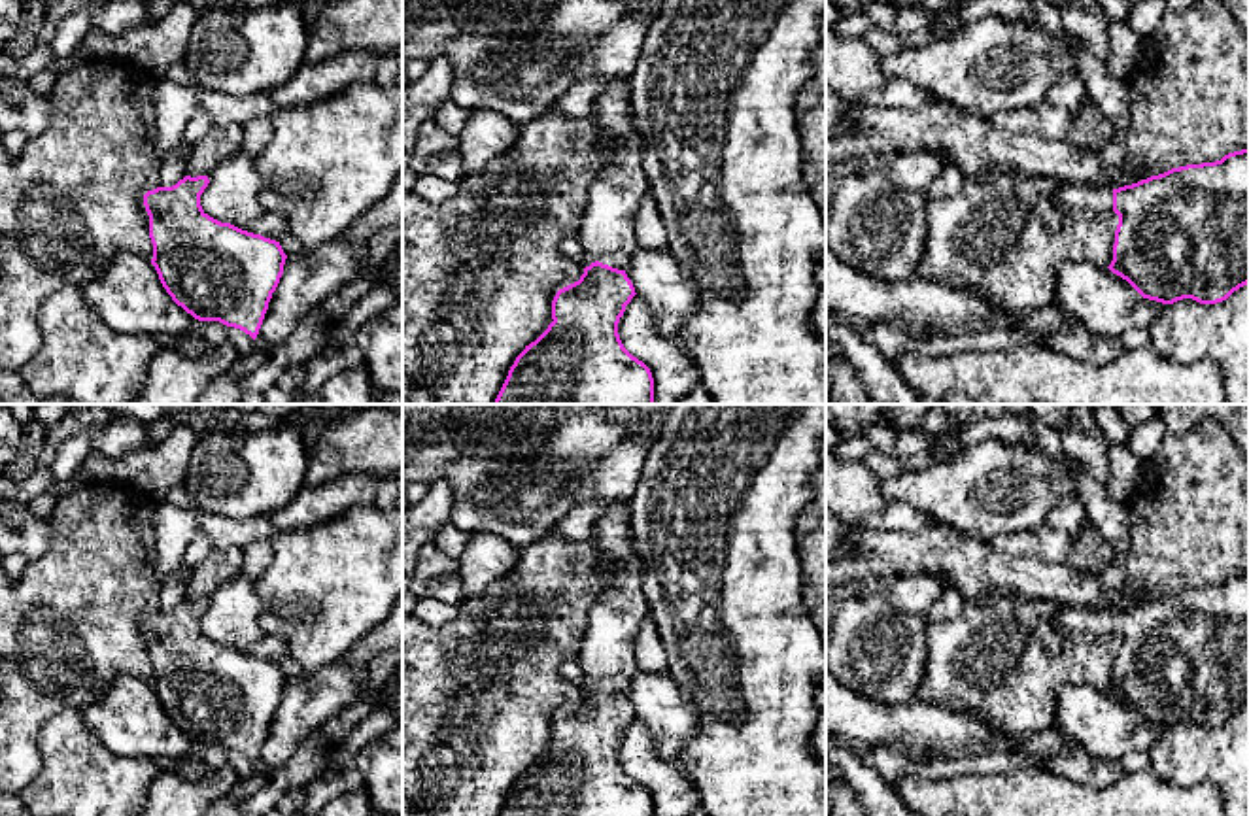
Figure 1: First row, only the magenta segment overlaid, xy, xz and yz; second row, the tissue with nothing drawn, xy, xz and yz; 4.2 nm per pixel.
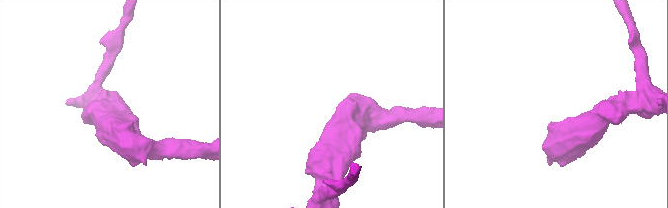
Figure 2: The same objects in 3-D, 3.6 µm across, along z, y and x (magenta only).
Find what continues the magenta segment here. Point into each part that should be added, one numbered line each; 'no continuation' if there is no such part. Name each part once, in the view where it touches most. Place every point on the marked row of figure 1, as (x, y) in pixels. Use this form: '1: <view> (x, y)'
1: xz (607, 229)

